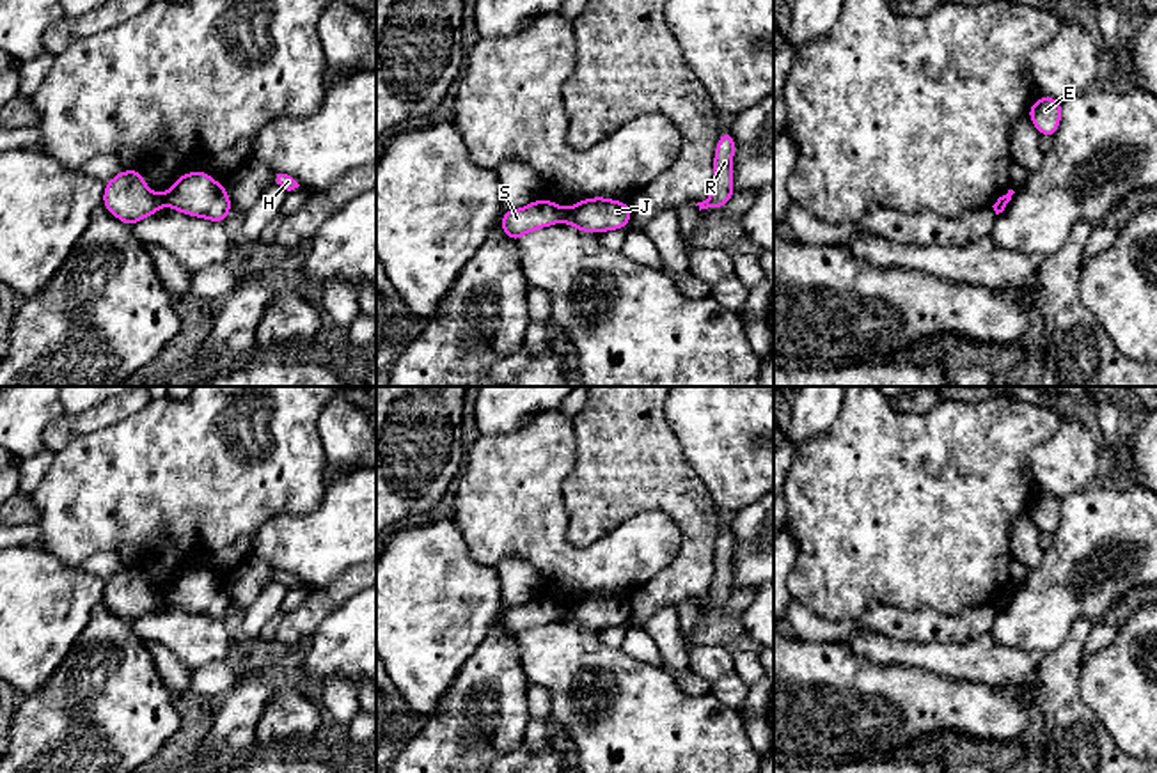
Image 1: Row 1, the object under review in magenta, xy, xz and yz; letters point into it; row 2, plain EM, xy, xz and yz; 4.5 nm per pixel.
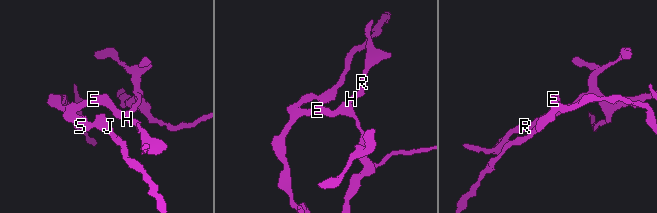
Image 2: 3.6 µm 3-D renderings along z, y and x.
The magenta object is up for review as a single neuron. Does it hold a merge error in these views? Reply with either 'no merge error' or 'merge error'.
merge error

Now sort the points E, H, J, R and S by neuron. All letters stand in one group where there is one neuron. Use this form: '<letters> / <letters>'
E H R S / J

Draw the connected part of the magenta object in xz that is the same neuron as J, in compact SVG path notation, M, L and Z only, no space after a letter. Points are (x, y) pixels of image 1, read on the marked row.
M593 197L568 207L564 222L582 232L594 234L626 229L630 225L630 206L621 200Z

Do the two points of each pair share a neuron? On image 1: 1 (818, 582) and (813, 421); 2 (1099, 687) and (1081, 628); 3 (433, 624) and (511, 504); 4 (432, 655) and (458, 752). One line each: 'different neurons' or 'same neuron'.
1: different neurons
2: different neurons
3: different neurons
4: different neurons

